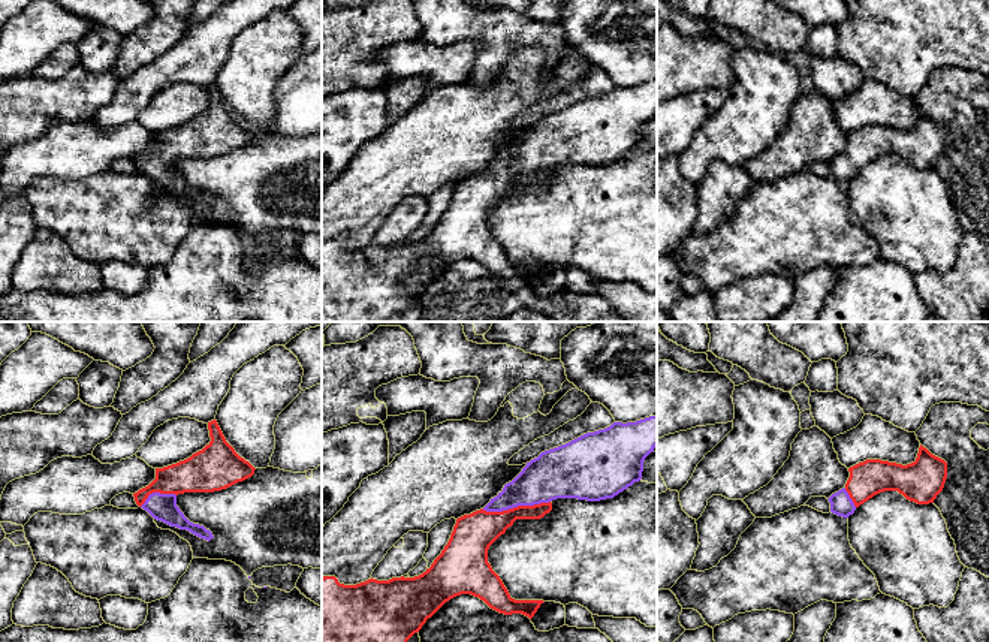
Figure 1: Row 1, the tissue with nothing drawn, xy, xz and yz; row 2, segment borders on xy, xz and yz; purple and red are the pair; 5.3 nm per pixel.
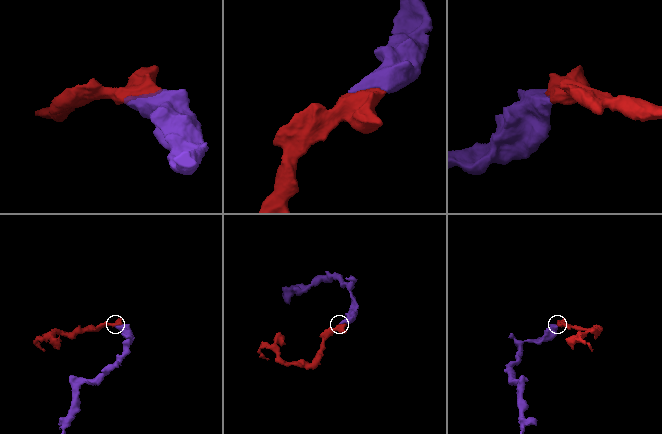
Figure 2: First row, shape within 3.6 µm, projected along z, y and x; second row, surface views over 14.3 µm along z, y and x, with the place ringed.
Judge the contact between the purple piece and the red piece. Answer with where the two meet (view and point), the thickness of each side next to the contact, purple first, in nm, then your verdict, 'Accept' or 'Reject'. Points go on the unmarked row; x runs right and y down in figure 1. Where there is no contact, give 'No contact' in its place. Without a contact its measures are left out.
Touches purple at xz (515, 171). Thickness 260 nm (purple) against 200 nm. Accept

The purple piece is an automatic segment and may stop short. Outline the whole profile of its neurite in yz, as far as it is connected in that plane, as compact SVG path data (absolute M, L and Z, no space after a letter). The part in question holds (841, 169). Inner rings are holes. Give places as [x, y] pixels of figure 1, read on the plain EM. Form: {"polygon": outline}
{"polygon": "M920 109L911 129L866 124L848 136L845 151L827 163L830 177L842 183L848 183L860 169L884 156L898 156L917 169L934 168L944 153L947 127Z"}

